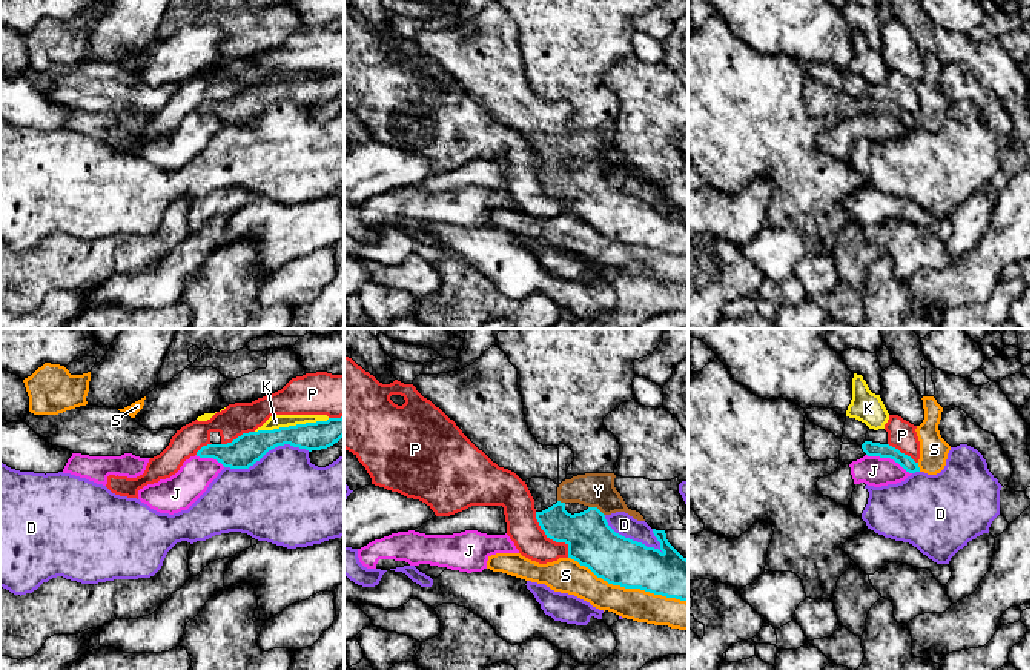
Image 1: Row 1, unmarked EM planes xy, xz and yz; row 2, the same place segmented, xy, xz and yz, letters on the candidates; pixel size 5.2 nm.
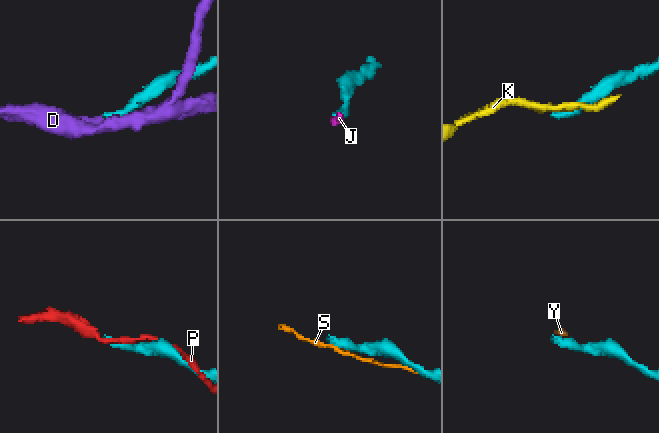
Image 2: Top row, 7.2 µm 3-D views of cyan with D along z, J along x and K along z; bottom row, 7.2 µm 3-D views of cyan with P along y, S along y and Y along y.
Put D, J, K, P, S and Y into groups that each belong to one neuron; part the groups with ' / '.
D / J / K / P / S / Y

